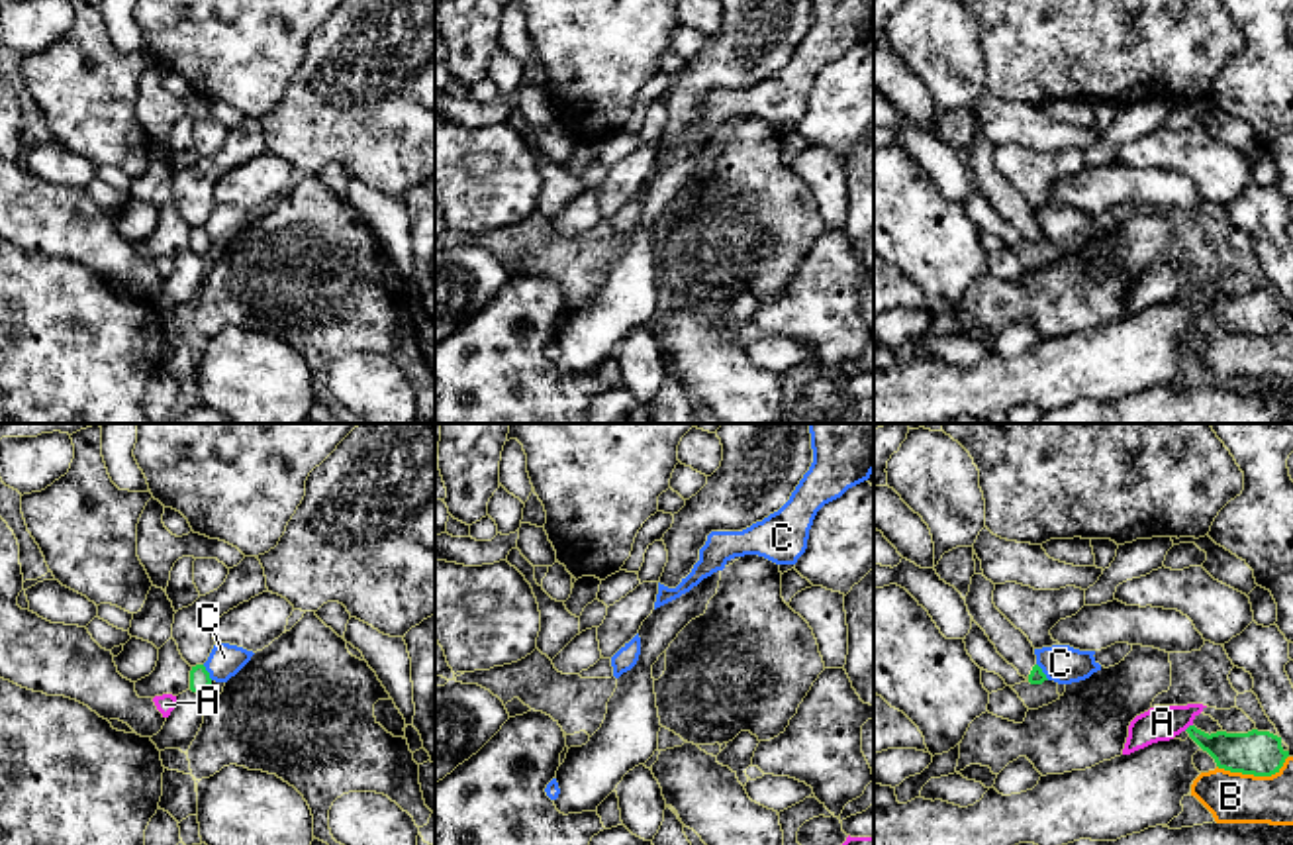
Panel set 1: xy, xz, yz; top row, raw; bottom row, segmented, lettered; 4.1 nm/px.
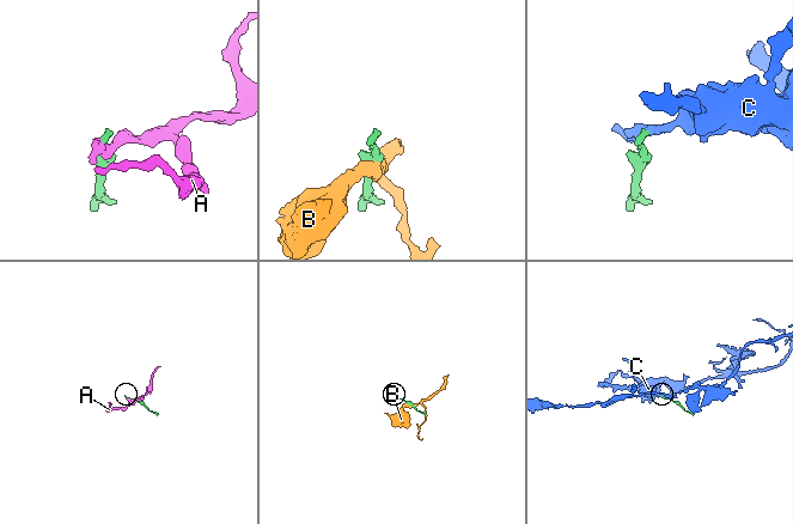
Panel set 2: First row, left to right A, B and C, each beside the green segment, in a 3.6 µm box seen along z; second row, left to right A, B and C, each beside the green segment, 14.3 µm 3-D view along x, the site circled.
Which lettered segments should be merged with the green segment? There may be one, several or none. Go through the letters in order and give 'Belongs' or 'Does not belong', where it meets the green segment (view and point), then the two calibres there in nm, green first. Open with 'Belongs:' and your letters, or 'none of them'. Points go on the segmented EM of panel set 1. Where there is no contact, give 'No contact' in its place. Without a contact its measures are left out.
Belongs: none of them
A: Does not belong. Touches green at yz (1190, 726). Thickness 160 nm (green) against 140 nm
B: Does not belong. Touches green at yz (1254, 775). Thickness 190 nm (green) against 200 nm
C: Does not belong. Touches green at yz (1041, 671). Thickness 60 nm (green) against 160 nm

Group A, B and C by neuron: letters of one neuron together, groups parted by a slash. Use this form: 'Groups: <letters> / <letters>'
Groups: A / B / C

